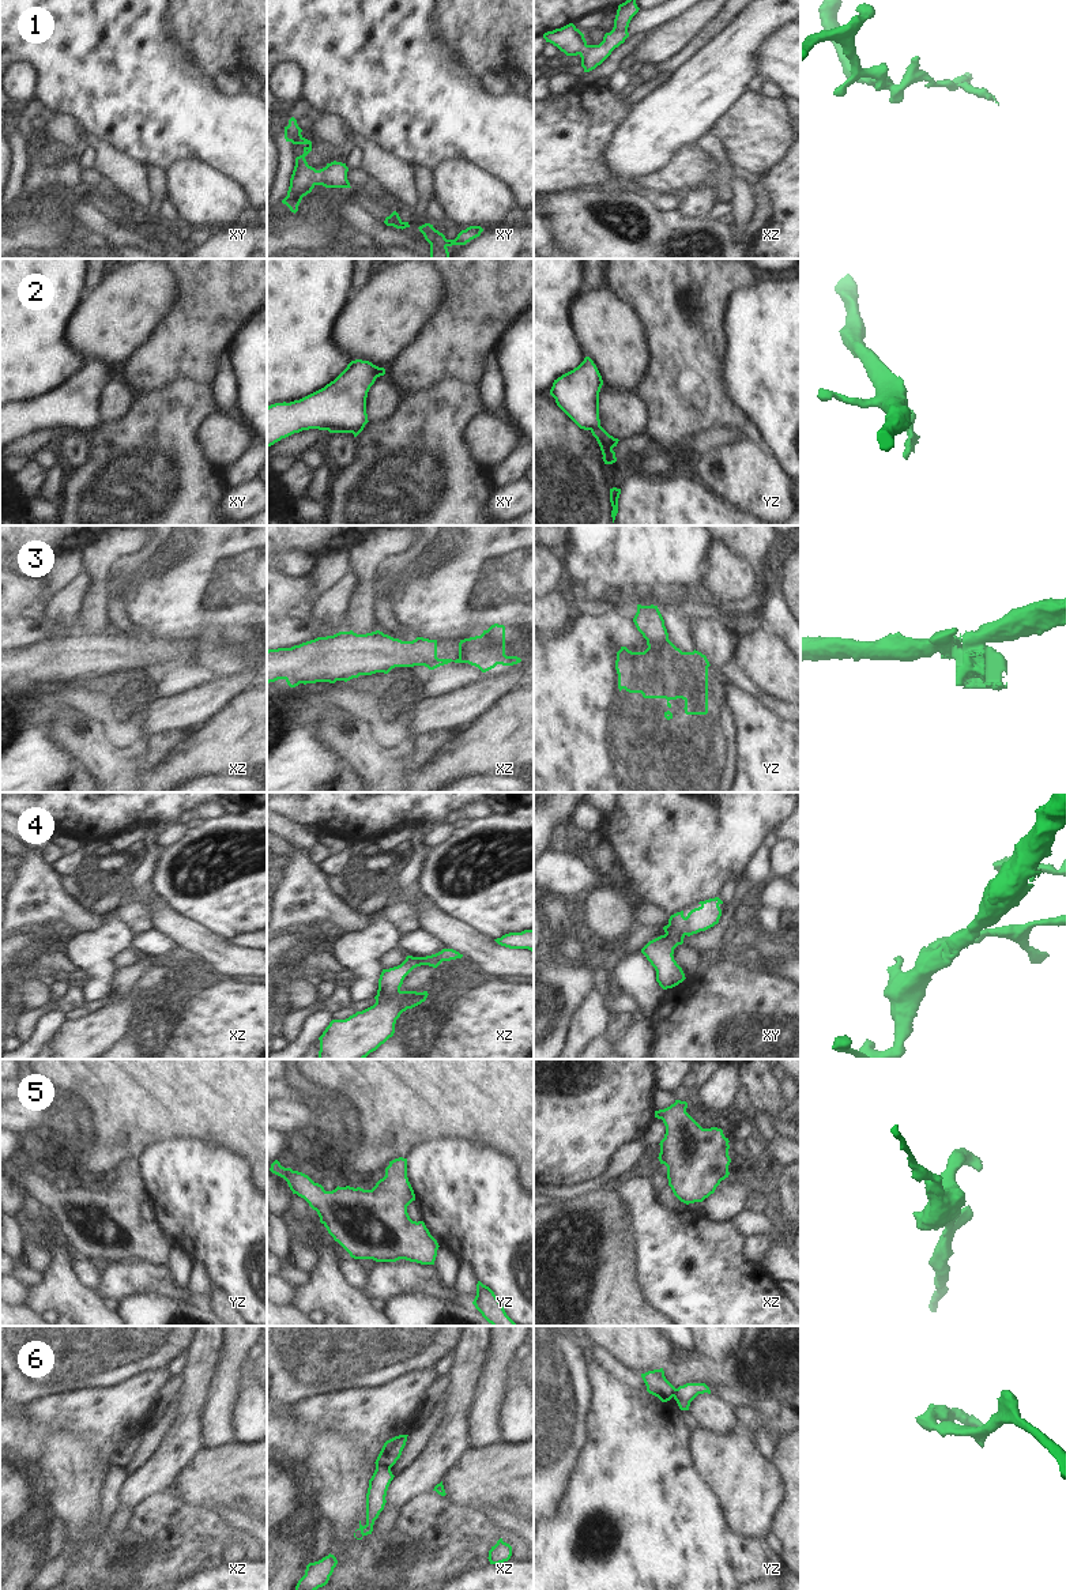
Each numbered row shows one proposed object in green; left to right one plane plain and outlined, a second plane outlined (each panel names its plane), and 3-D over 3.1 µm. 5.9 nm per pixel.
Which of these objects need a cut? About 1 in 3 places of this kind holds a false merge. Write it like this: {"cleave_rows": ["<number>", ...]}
{"cleave_rows": ["2", "3", "6"]}

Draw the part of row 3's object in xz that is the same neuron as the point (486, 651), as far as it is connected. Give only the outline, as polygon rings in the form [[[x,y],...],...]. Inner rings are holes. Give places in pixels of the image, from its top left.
[[[494,623],[481,636],[464,638],[466,663],[478,667],[482,672],[497,664],[513,666],[521,662],[517,656],[505,655],[505,626]]]

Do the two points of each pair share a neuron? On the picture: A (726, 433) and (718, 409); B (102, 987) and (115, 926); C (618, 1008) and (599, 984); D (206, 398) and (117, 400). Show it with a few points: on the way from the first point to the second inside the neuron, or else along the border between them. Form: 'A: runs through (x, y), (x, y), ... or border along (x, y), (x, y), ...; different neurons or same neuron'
A: border along (737, 426), (711, 426), (693, 436); different neurons
B: runs through (102, 972), (102, 946), (108, 941); same neuron
C: runs through (613, 1002), (603, 990); same neuron
D: border along (135, 396), (130, 409), (121, 417), (108, 421); different neurons

